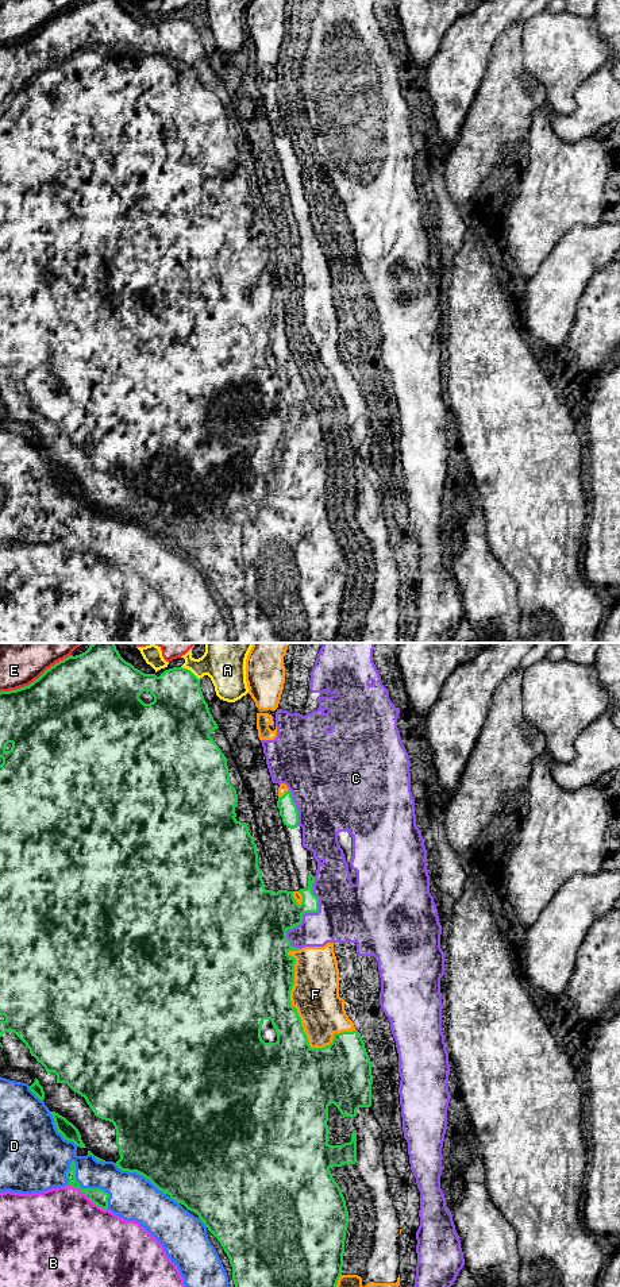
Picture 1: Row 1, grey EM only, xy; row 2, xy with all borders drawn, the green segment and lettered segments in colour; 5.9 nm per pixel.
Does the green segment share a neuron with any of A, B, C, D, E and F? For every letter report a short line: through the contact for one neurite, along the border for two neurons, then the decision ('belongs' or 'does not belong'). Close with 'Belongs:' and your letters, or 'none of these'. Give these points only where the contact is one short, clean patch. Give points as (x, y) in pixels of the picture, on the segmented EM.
A: does not belong
B: does not belong
C: does not belong
D: does not belong
E: does not belong
F: does not belong
Belongs: none of these

